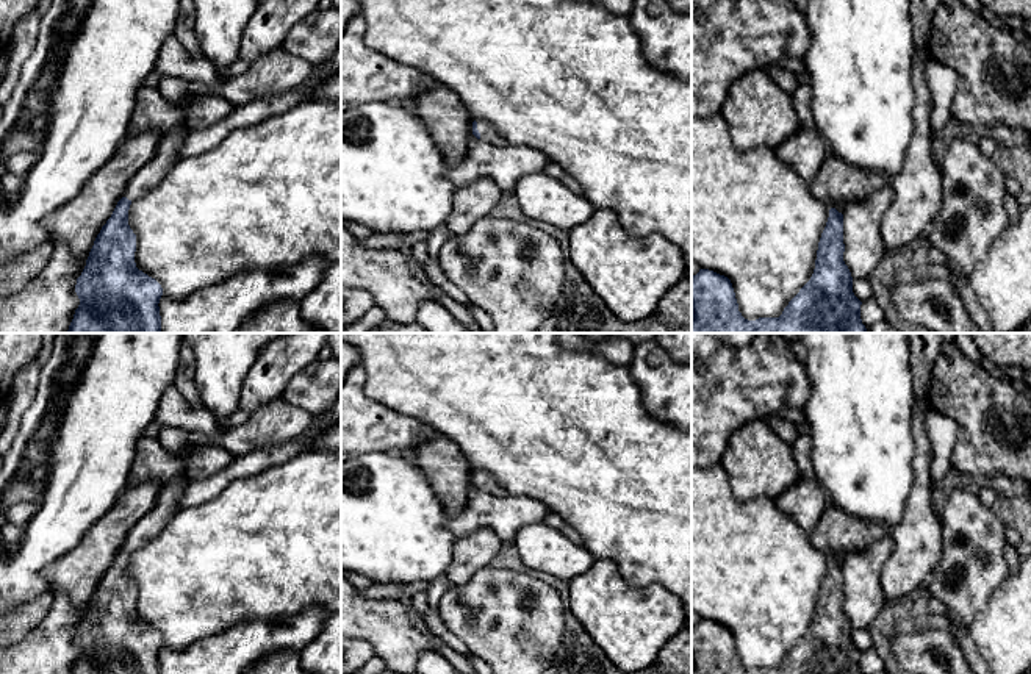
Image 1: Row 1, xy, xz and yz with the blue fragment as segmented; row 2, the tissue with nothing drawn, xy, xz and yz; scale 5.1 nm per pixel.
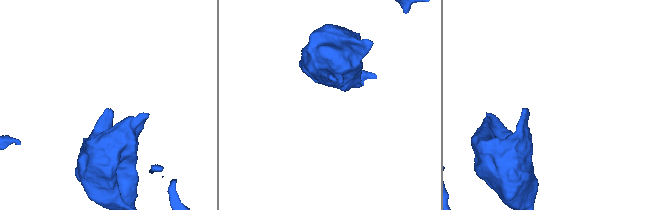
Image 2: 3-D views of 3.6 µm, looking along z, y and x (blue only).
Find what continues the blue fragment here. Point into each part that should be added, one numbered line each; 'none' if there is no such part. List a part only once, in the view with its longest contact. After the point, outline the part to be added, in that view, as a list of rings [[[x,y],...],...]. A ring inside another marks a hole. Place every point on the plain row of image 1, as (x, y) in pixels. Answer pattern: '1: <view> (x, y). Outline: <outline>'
1: xz (487, 482). Outline: [[[476,471],[480,489],[488,491],[490,494],[504,494],[505,488],[499,485],[494,477],[487,471]]]

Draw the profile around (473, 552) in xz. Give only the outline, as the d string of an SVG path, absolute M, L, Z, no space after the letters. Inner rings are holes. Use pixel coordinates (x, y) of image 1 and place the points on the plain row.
M491 529L457 536L452 546L452 561L446 575L452 585L466 583L477 571L491 566L498 557L502 540Z

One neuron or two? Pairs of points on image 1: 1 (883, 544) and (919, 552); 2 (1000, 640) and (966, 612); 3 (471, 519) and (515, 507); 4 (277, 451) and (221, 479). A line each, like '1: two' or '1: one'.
1: two
2: two
3: one
4: one

